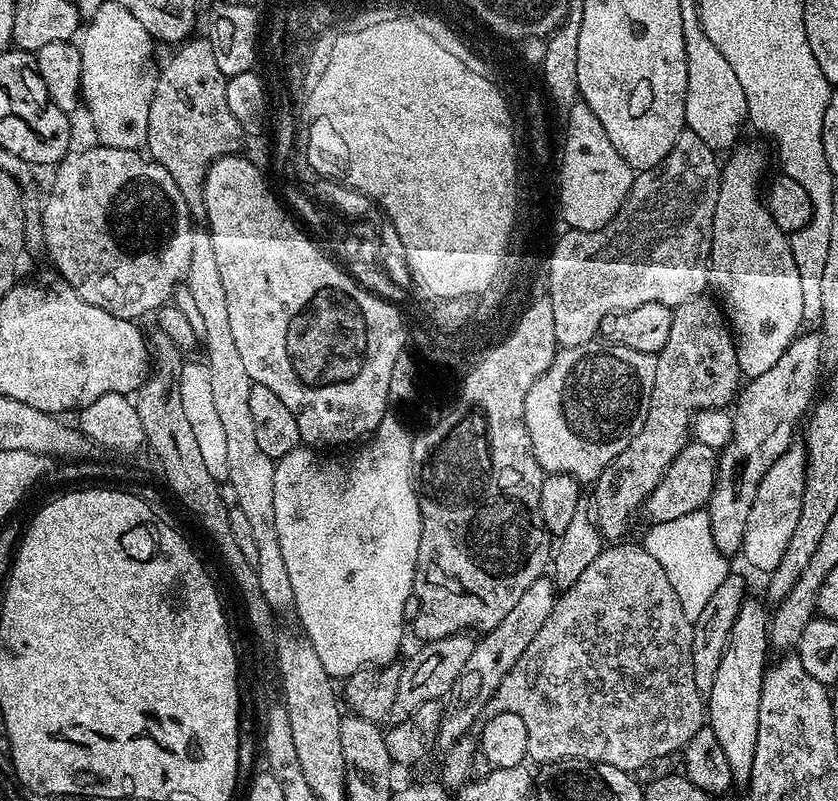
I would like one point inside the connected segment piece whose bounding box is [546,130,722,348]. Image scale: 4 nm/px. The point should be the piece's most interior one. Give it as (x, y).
(657, 249)

